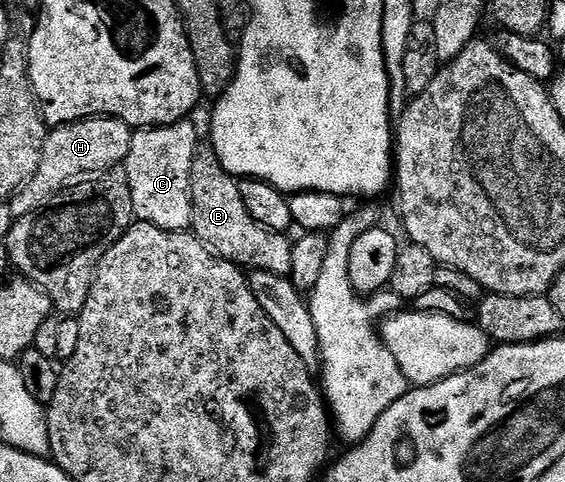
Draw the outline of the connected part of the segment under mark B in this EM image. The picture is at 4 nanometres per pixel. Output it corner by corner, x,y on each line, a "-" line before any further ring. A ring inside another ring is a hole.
197,158
190,171
190,200
192,203
190,230
192,234
201,239
204,242
204,246
212,254
219,259
225,259
236,264
241,269
247,268
246,265
249,263
249,268
252,271
269,271
275,275
288,277
291,273
291,251
293,246
290,239
287,239
289,236
284,233
270,231
260,223
254,222
246,209
244,198
240,196
240,183
220,166
220,162
216,158
207,158

